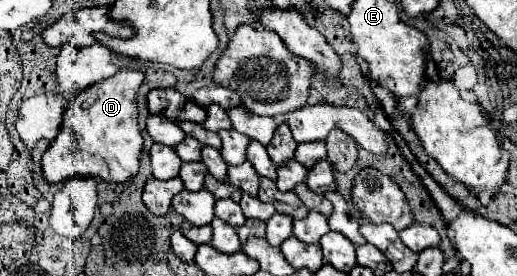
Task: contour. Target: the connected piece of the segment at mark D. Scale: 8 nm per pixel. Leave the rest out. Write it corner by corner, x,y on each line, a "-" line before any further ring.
120,69
110,79
96,83
78,93
64,115
62,129
42,155
42,173
48,183
62,183
68,177
100,177
112,181
104,159
116,159
126,179
134,177
140,163
142,135
138,131
138,107
136,91
144,81
144,73
134,69

